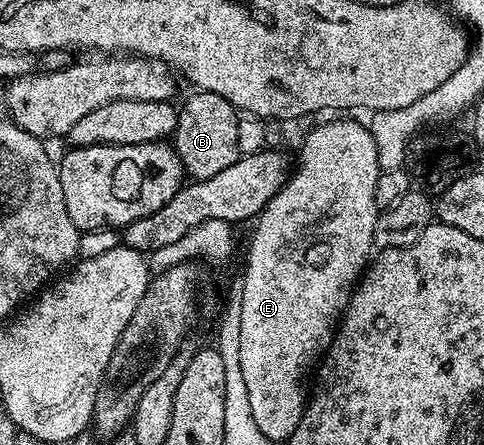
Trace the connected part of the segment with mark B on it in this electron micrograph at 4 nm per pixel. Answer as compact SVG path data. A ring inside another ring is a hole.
M196 90L184 103L179 103L174 149L189 179L204 182L210 176L230 168L230 164L242 157L238 148L239 119L240 114L236 107L230 104L230 100L214 92Z

